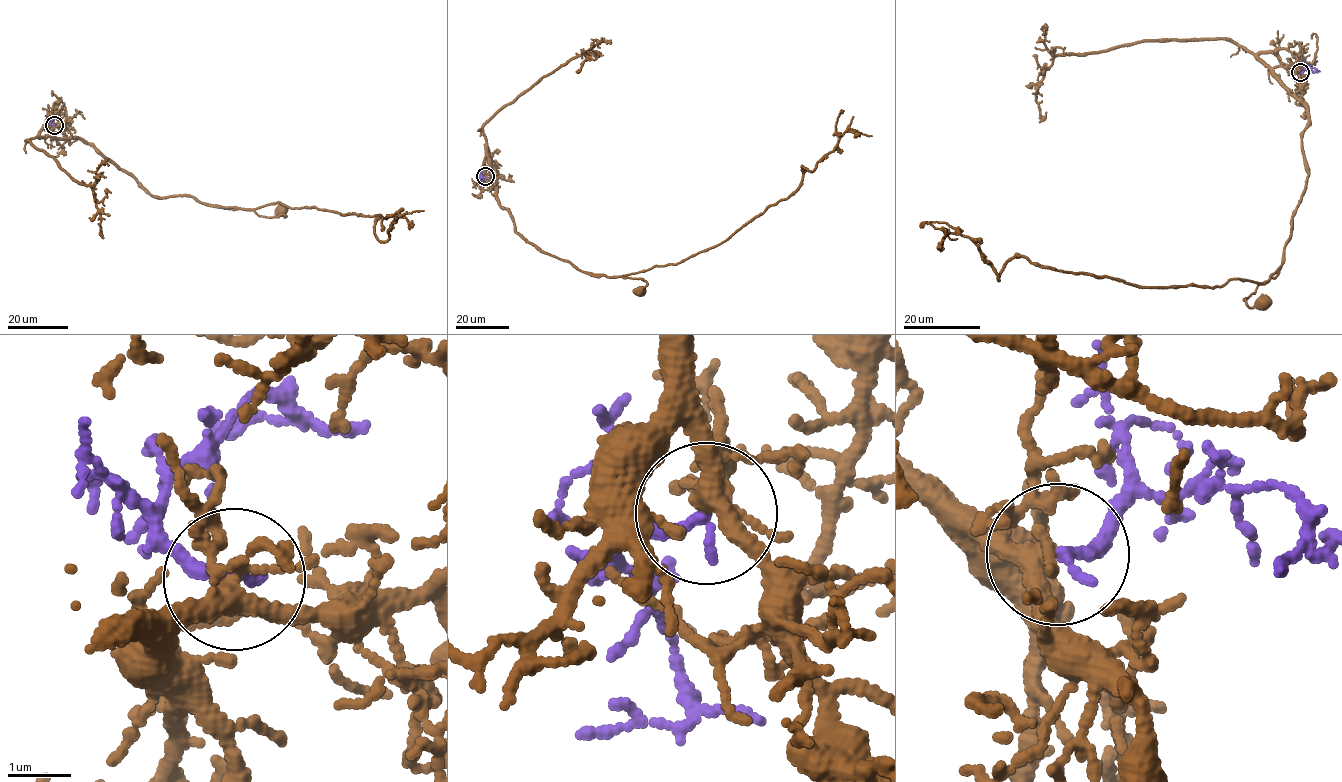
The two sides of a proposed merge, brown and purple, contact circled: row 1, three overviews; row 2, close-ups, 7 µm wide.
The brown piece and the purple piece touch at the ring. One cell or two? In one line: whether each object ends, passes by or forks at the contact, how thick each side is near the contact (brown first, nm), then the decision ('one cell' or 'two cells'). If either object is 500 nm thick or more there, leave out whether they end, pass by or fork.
brown forks | purple ends | 240/220 nm | one cell

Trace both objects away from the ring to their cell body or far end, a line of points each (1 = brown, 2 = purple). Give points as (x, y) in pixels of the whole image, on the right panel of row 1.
1: (1300, 71), (1258, 55), (1309, 120), (1309, 174), (1282, 264), (1243, 300), (1264, 301)
2: (1300, 71), (1306, 67), (1319, 71)

